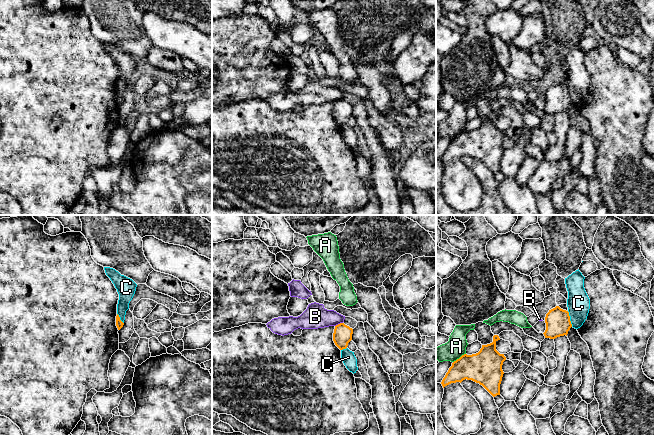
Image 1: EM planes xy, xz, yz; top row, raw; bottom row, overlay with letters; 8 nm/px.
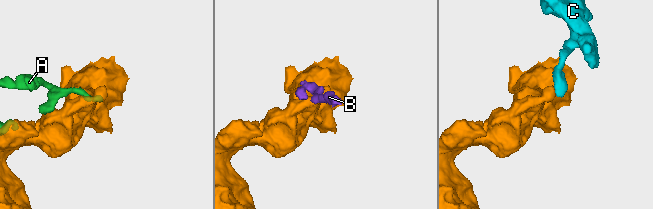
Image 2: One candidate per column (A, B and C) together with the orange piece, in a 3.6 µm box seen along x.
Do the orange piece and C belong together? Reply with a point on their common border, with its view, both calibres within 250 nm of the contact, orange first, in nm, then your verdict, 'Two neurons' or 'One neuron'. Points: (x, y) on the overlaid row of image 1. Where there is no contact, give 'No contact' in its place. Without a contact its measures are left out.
Touches orange at yz (569, 319). Thickness 200 nm (orange) against 190 nm. Two neurons

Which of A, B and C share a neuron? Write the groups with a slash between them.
A / B / C

